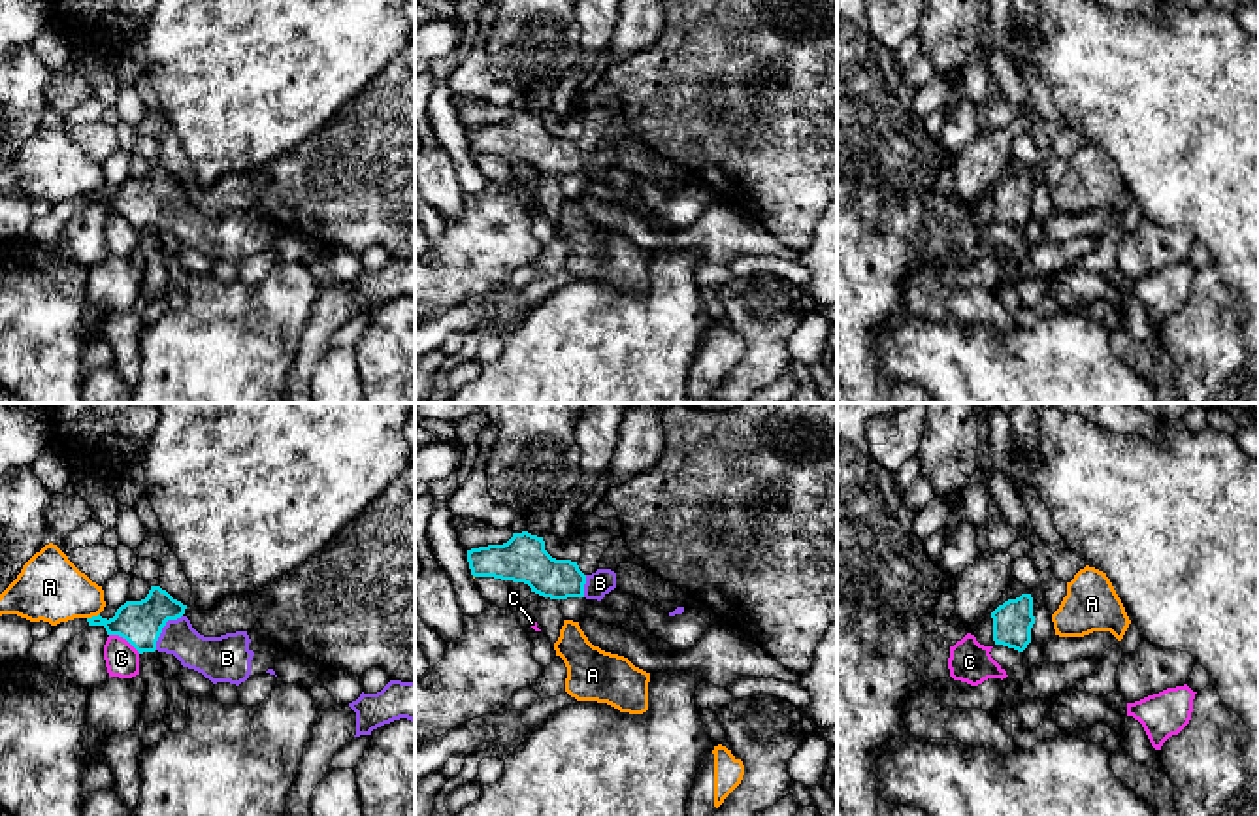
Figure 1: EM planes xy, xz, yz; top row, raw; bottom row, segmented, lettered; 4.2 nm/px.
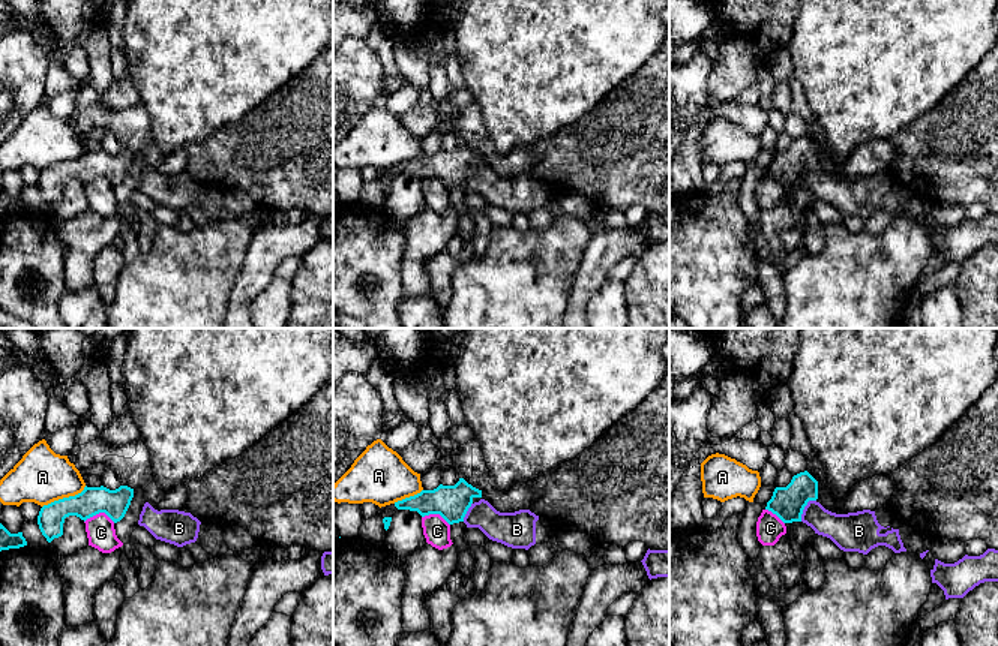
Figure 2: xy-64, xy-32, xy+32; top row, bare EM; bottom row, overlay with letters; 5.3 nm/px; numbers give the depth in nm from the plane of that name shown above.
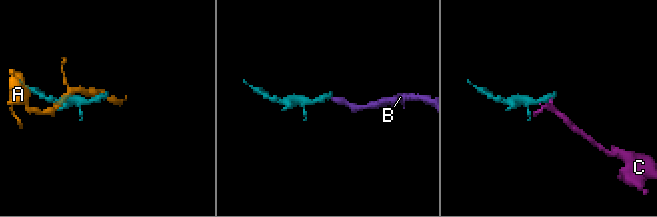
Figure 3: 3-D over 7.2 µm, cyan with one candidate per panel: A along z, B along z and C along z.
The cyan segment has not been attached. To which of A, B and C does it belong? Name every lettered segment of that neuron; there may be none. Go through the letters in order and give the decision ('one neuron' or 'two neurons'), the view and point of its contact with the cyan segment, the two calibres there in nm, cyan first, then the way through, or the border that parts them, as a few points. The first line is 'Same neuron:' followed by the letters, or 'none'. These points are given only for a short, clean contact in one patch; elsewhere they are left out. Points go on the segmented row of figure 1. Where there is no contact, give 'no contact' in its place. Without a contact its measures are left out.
Same neuron: B
A: two neurons; contact xy (93, 617); calibres 190 and 280 nm
B: one neuron; contact xy (163, 626); calibres 190 and 170 nm; way xy (140, 622), (163, 626), (193, 651), (212, 656)
C: two neurons; contact xy (125, 637); calibres 190 and 140 nm

